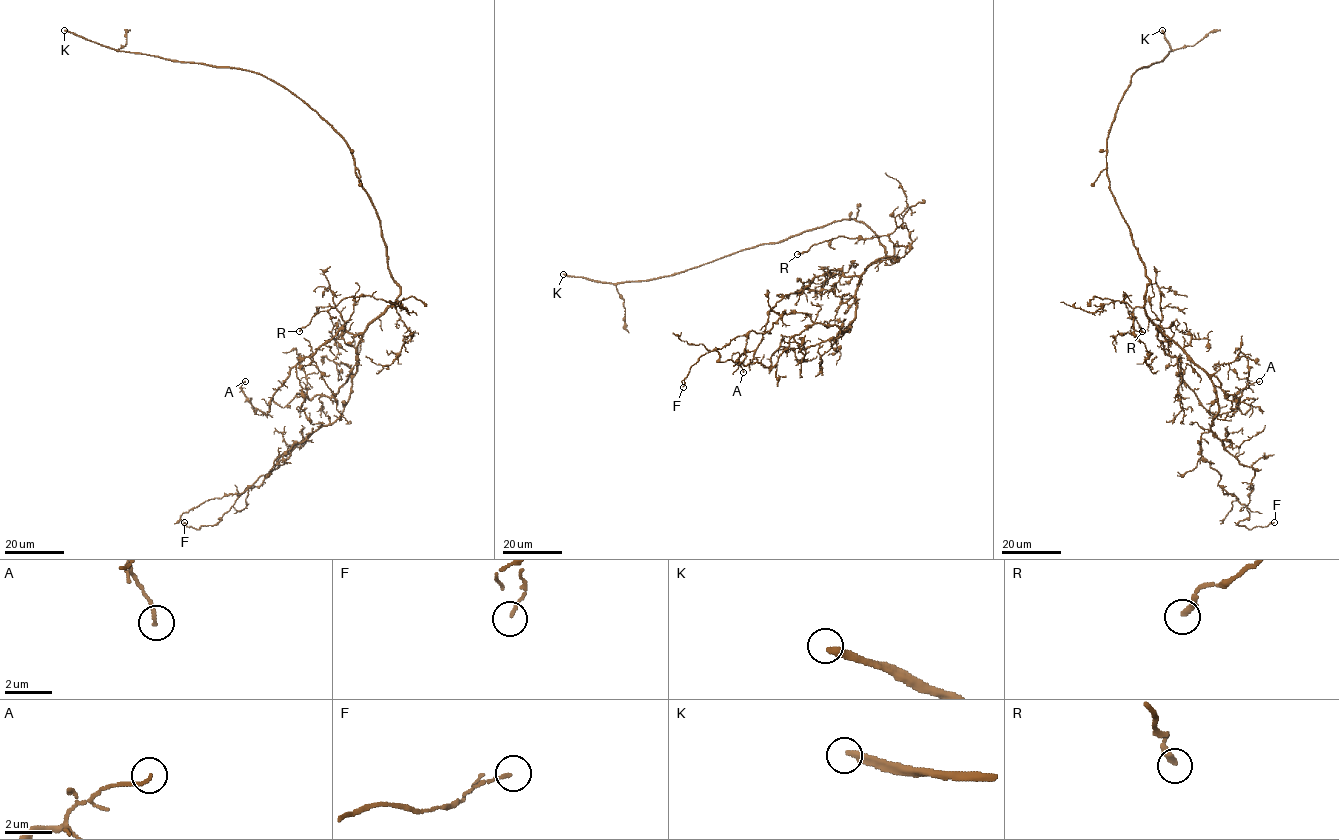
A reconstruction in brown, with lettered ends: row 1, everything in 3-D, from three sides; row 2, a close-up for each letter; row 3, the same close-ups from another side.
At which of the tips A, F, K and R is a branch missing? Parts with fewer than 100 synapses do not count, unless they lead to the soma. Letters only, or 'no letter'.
K

